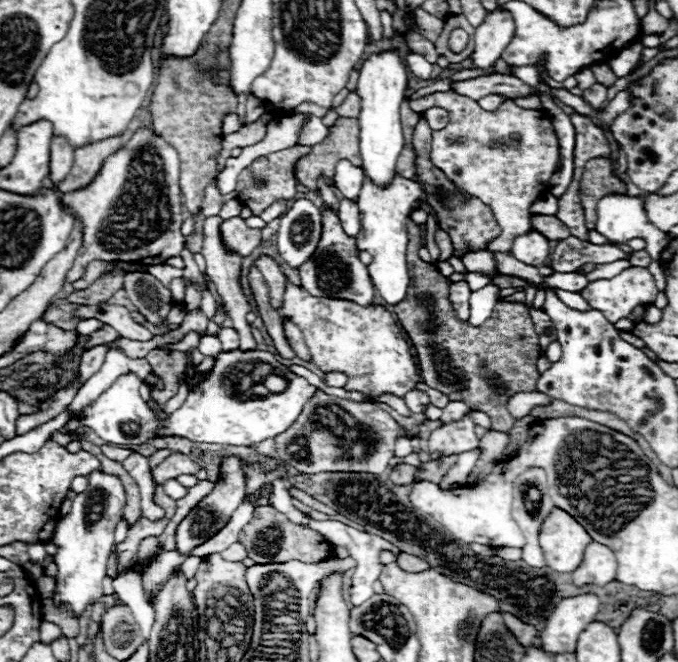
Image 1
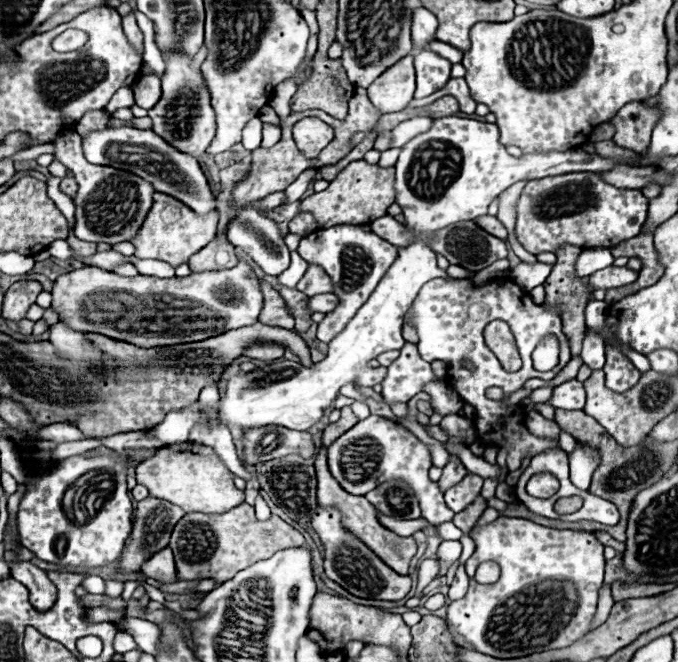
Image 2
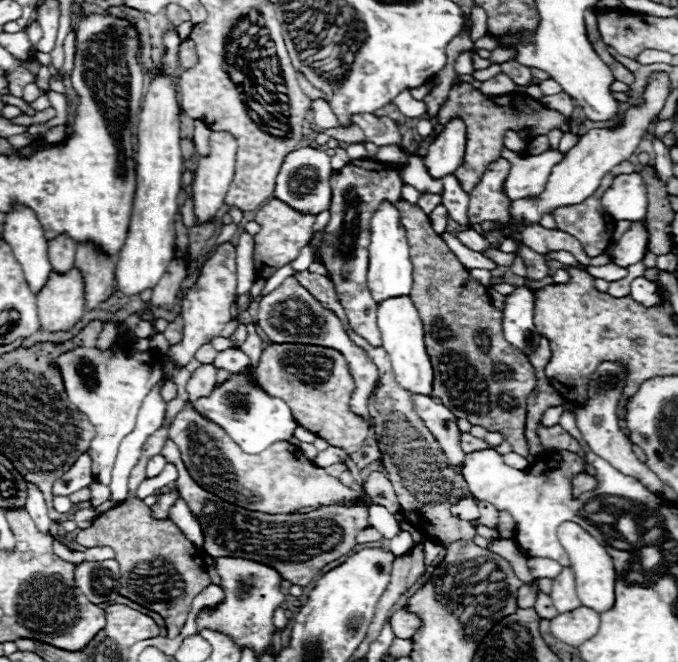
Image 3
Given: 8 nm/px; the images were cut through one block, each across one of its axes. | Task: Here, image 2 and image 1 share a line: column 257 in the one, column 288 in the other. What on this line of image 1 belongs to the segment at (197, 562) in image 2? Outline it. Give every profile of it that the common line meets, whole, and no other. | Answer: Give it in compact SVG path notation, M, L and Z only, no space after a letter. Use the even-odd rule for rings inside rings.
M258 506L254 510L252 520L242 528L238 536L238 542L246 546L248 558L252 558L258 564L278 564L290 560L300 560L304 564L318 564L332 554L332 544L320 532L290 522L282 512L278 512L272 506Z

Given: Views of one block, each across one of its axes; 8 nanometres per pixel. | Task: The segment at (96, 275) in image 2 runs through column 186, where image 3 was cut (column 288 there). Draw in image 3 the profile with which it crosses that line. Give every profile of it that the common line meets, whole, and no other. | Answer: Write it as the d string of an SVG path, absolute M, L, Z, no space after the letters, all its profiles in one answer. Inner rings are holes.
M288 276L274 292L270 292L268 296L264 296L258 302L258 326L268 334L268 338L272 342L314 344L314 346L326 346L326 348L338 350L346 358L346 362L352 370L352 378L356 382L356 388L354 388L352 398L350 398L350 408L356 416L364 418L368 422L368 426L374 424L374 420L368 412L368 400L380 382L380 374L378 374L376 364L368 358L368 354L360 346L356 346L350 340L350 336L344 330L338 316L334 312L326 310L302 284L298 284L298 280L294 276Z

